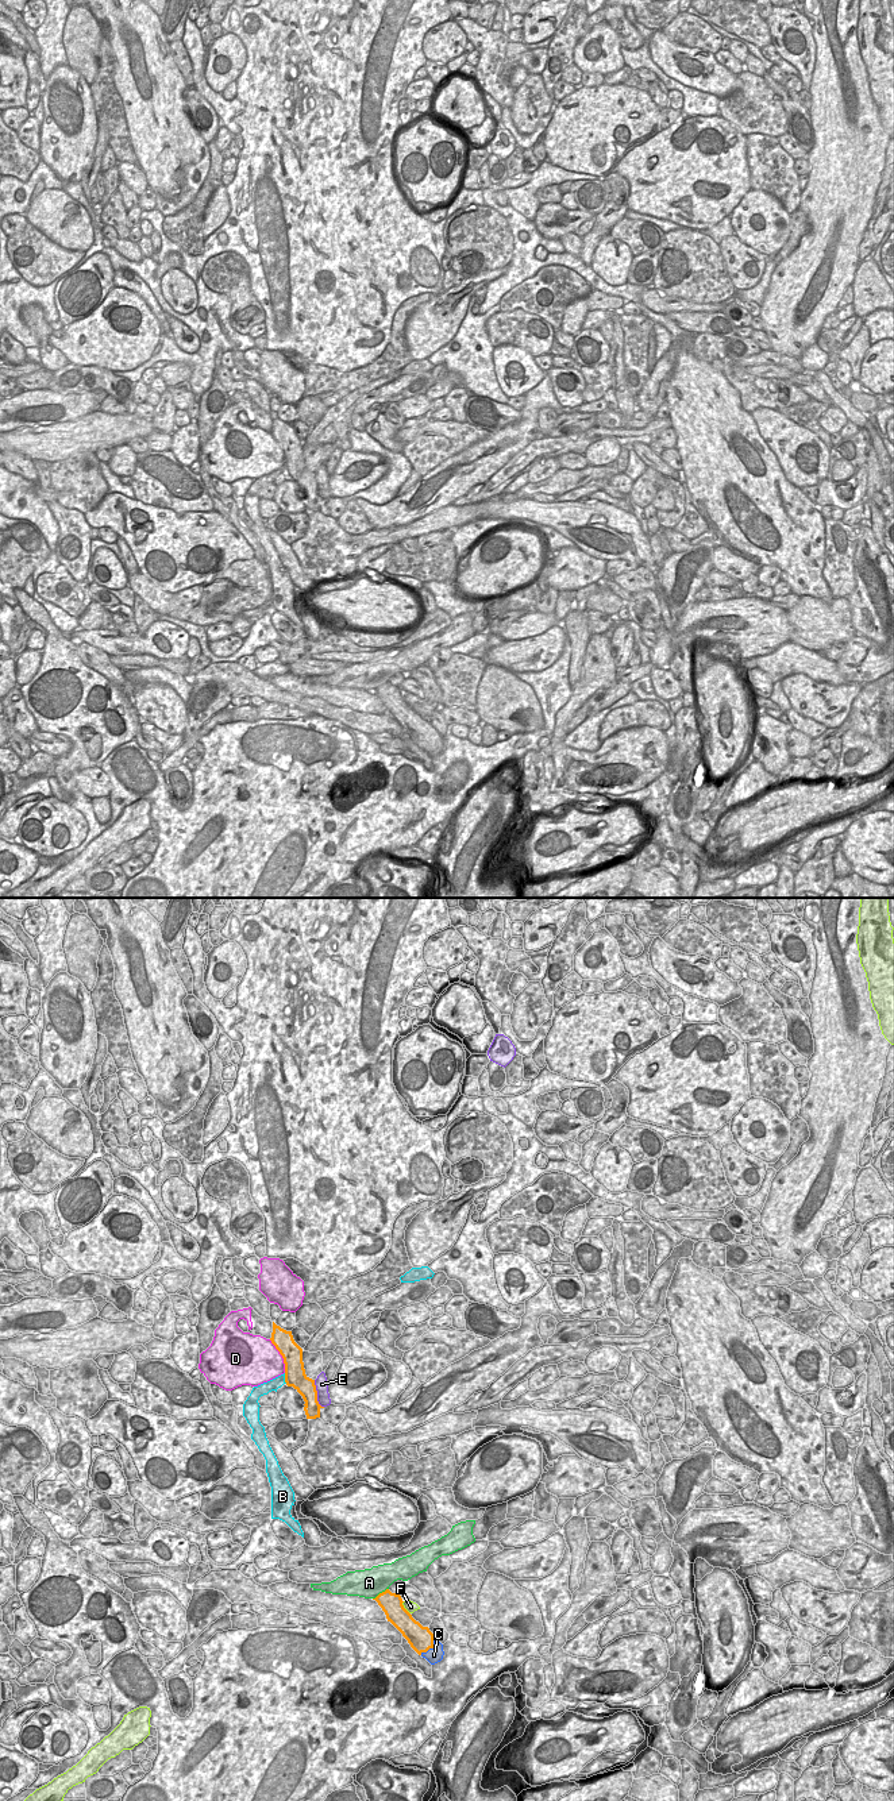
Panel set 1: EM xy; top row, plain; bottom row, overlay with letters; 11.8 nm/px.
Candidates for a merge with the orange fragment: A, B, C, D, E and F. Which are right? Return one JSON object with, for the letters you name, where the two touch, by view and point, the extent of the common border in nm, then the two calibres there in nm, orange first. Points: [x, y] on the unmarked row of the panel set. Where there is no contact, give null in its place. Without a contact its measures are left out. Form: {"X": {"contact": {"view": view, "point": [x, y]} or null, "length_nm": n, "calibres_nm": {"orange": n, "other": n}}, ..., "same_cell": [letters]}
{"C": {"contact": {"view": "xy", "point": [431, 740]}, "length_nm": 300, "calibres_nm": {"orange": 300, "other": 190}}, "same_cell": ["C"]}

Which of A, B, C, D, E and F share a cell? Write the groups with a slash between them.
A / B / C / D / E / F

